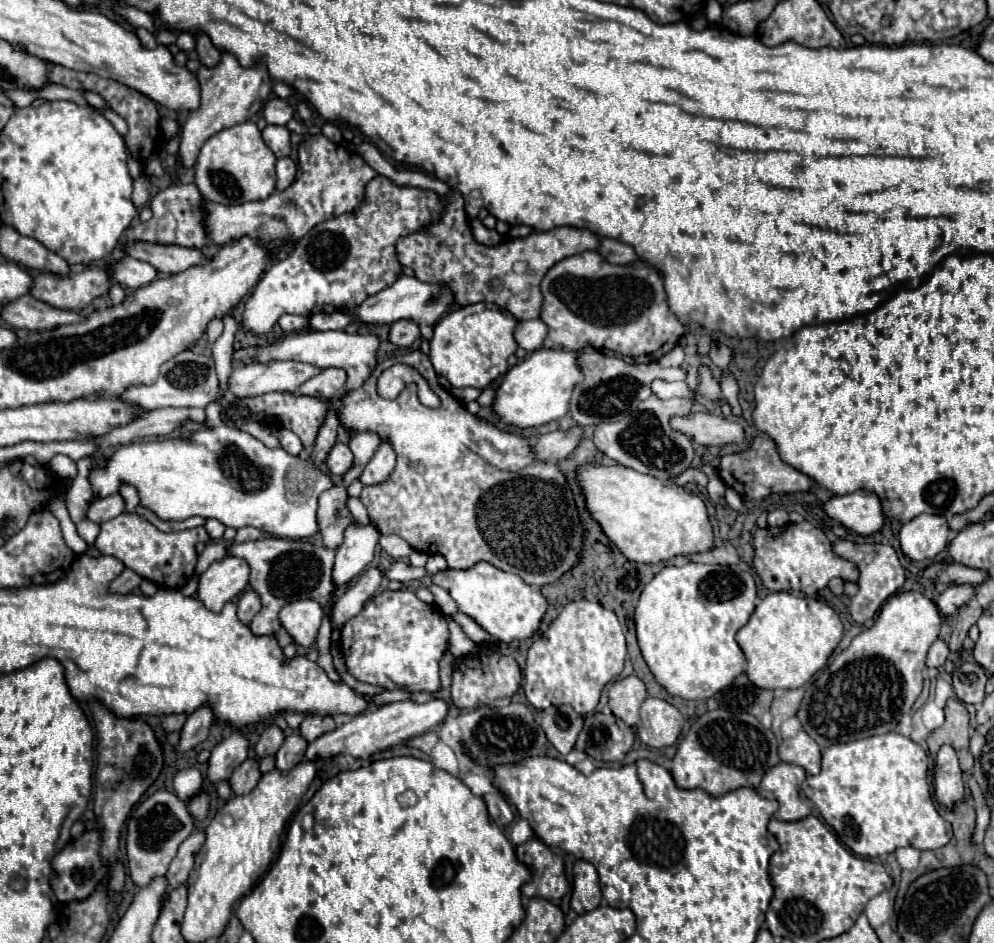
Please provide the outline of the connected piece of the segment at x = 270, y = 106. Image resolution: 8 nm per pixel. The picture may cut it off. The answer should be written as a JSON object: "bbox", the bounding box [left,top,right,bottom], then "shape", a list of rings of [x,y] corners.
{"bbox":[264,98,294,126],"shape":[[[270,98],[264,104],[264,118],[268,124],[278,124],[284,126],[288,120],[292,120],[294,110],[290,108],[290,104],[282,98]]]}

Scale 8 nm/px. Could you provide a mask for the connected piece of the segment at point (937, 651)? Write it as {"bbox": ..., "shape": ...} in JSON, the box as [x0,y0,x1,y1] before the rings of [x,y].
{"bbox":[926,640,950,668],"shape":[[[936,640],[936,642],[932,644],[932,648],[930,648],[930,652],[928,652],[926,664],[928,664],[928,666],[934,666],[934,668],[938,668],[938,666],[942,666],[942,664],[948,660],[948,654],[950,654],[950,650],[948,650],[946,642],[942,642],[942,640]]]}

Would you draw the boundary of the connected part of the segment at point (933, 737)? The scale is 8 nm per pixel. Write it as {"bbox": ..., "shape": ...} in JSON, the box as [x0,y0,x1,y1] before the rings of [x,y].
{"bbox":[928,700,974,774],"shape":[[[948,700],[944,710],[946,710],[946,722],[928,736],[930,754],[936,756],[936,752],[940,750],[942,744],[954,746],[954,750],[960,758],[960,768],[964,774],[968,774],[974,766],[974,758],[968,750],[968,740],[970,740],[968,712],[960,700]]]}

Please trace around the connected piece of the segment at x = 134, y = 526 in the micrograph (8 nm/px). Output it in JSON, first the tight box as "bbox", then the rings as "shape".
{"bbox":[96,512,210,590],"shape":[[[122,512],[118,518],[112,518],[100,524],[96,548],[100,550],[100,554],[116,556],[130,570],[154,582],[156,586],[168,588],[168,590],[180,590],[194,574],[194,566],[198,558],[194,546],[206,540],[210,540],[210,536],[206,536],[206,530],[202,526],[192,530],[182,530],[182,532],[160,532],[144,516]]]}

